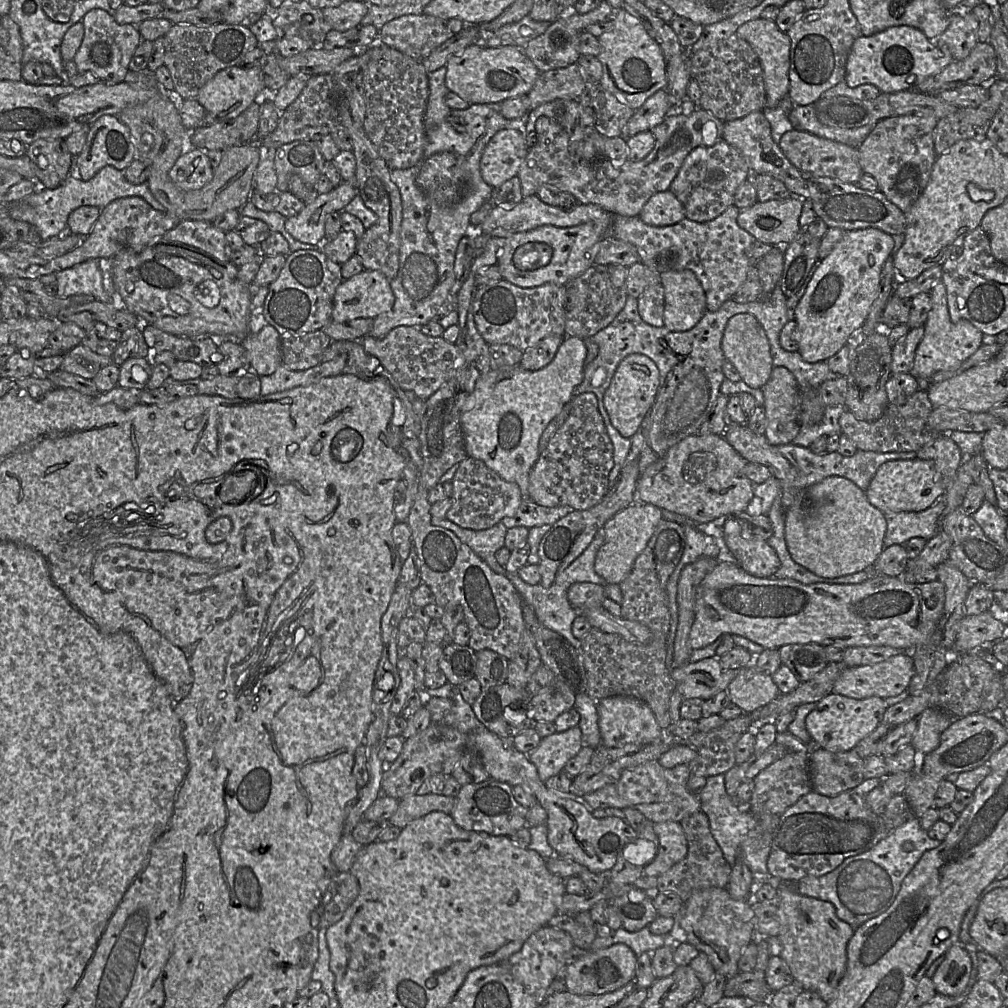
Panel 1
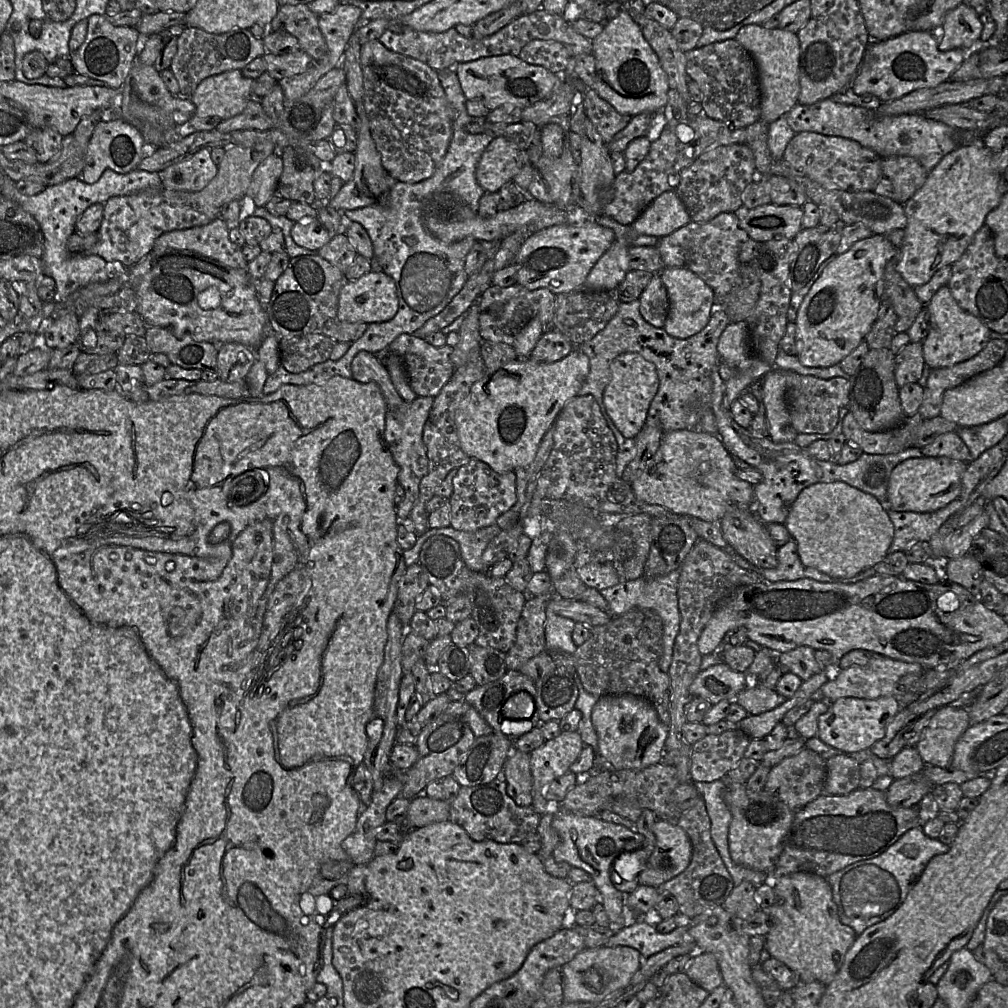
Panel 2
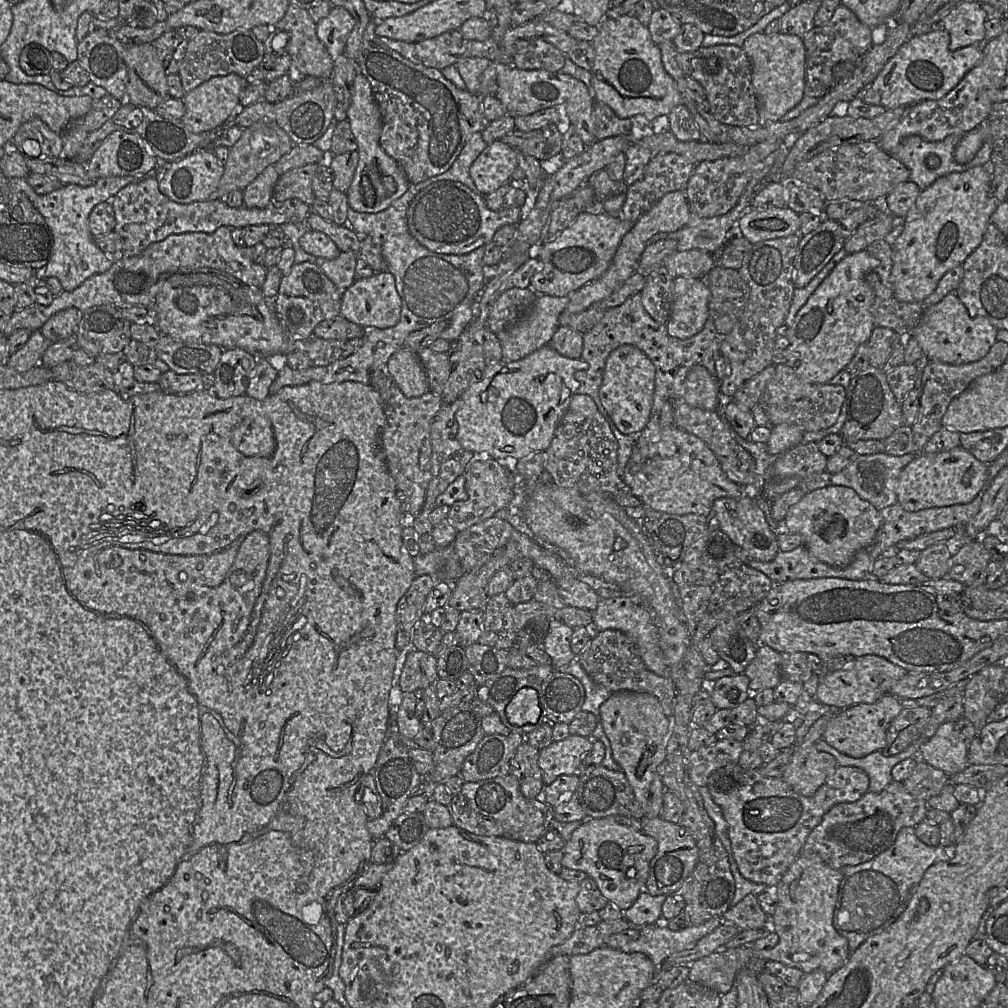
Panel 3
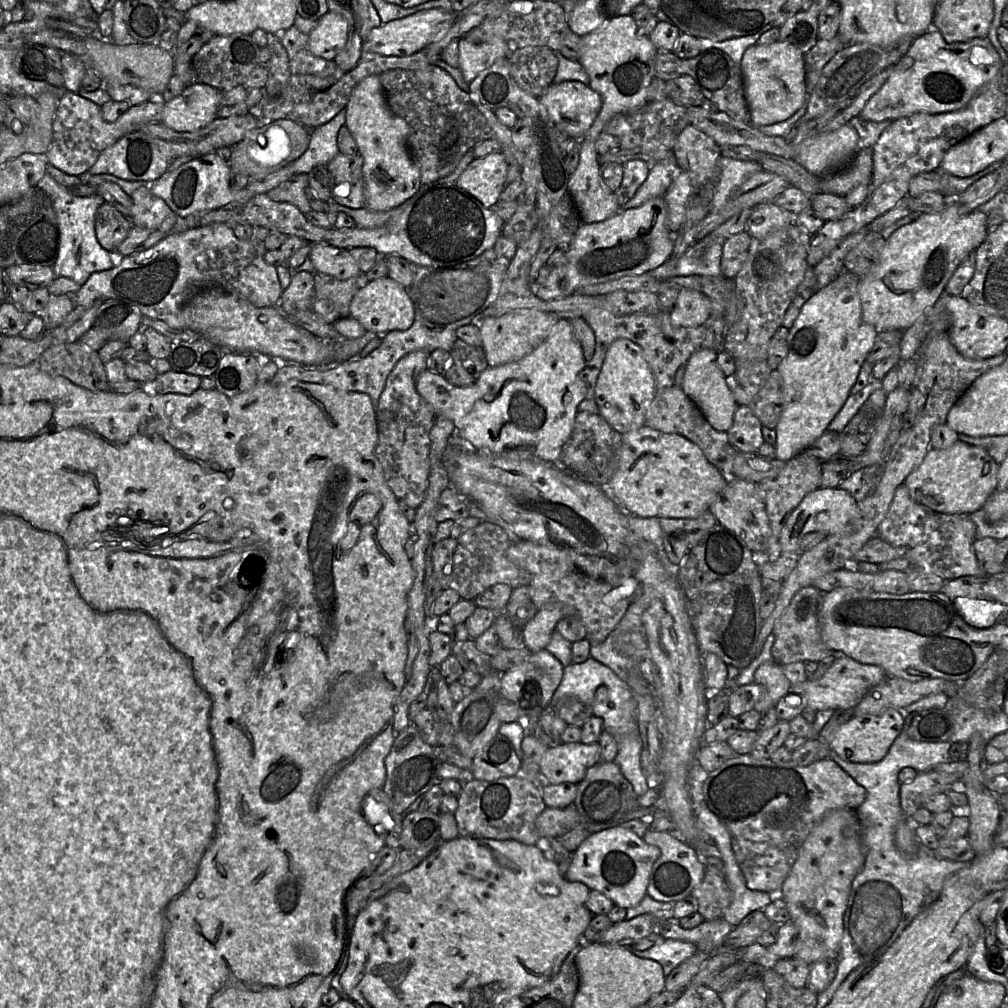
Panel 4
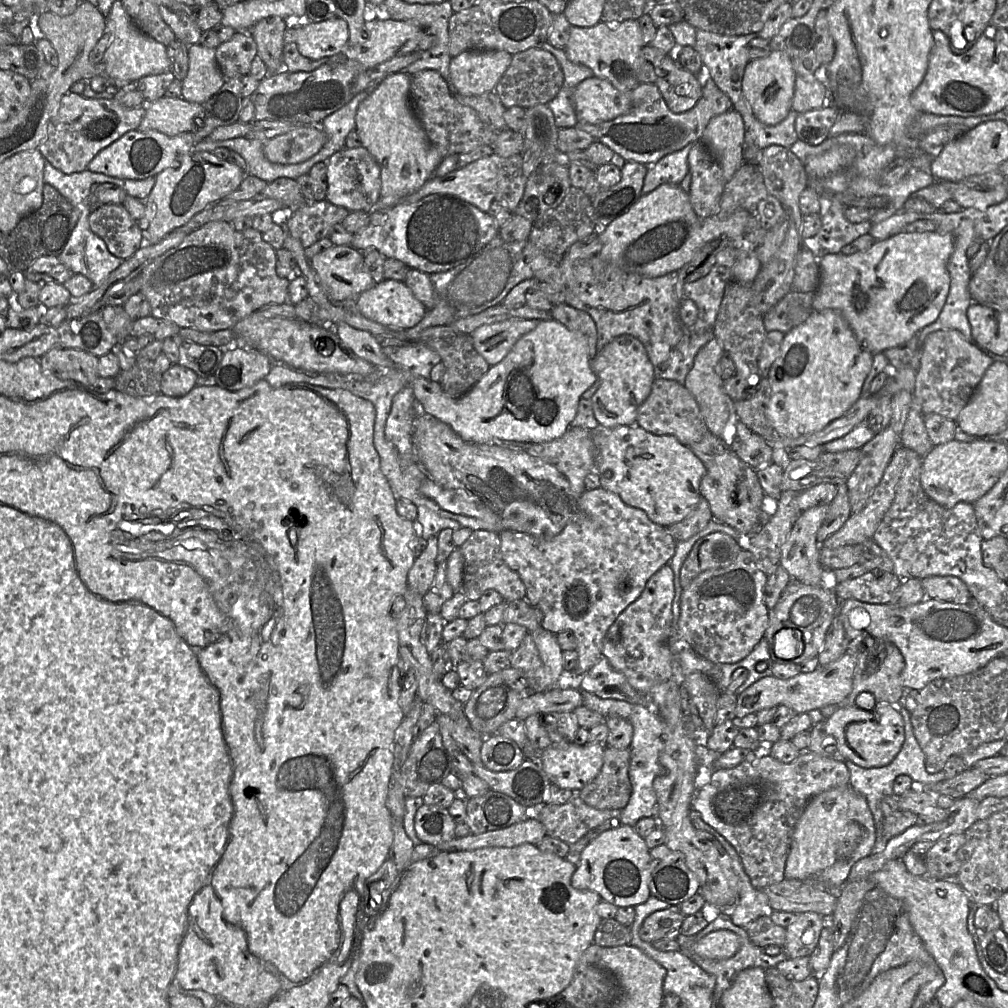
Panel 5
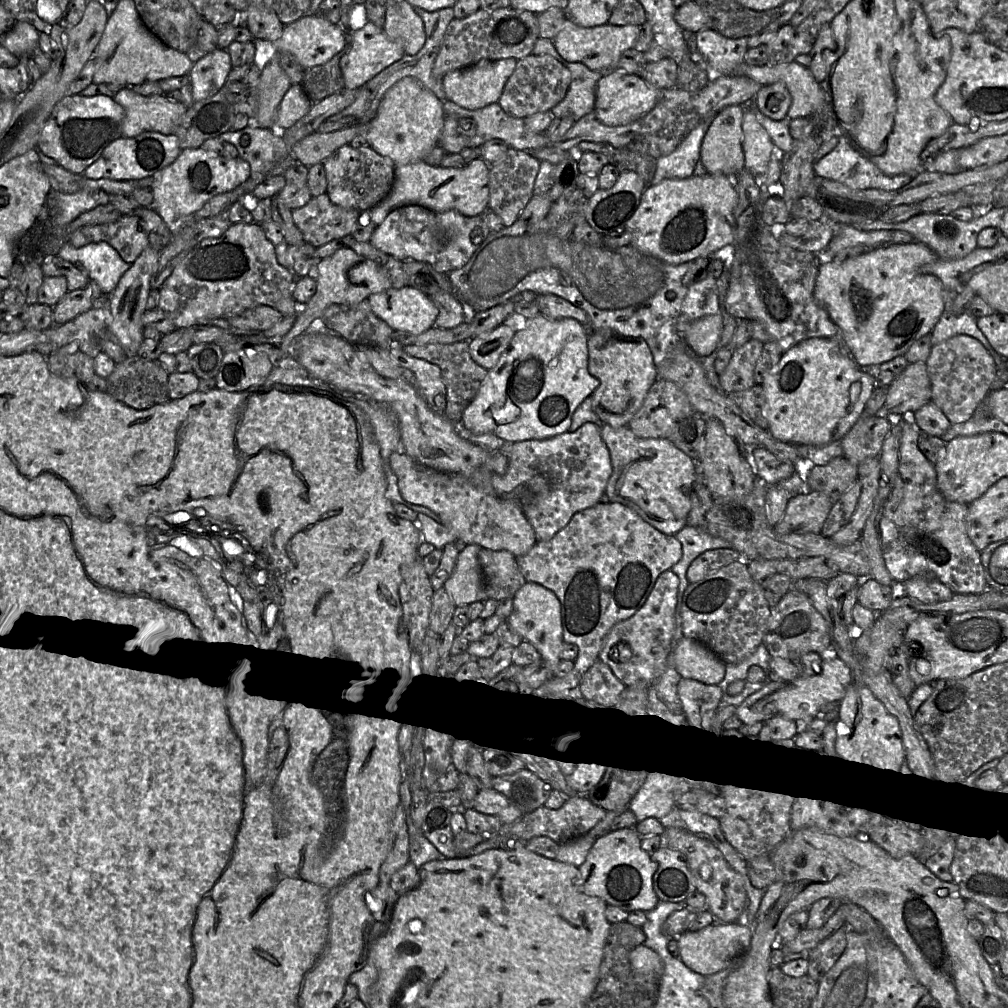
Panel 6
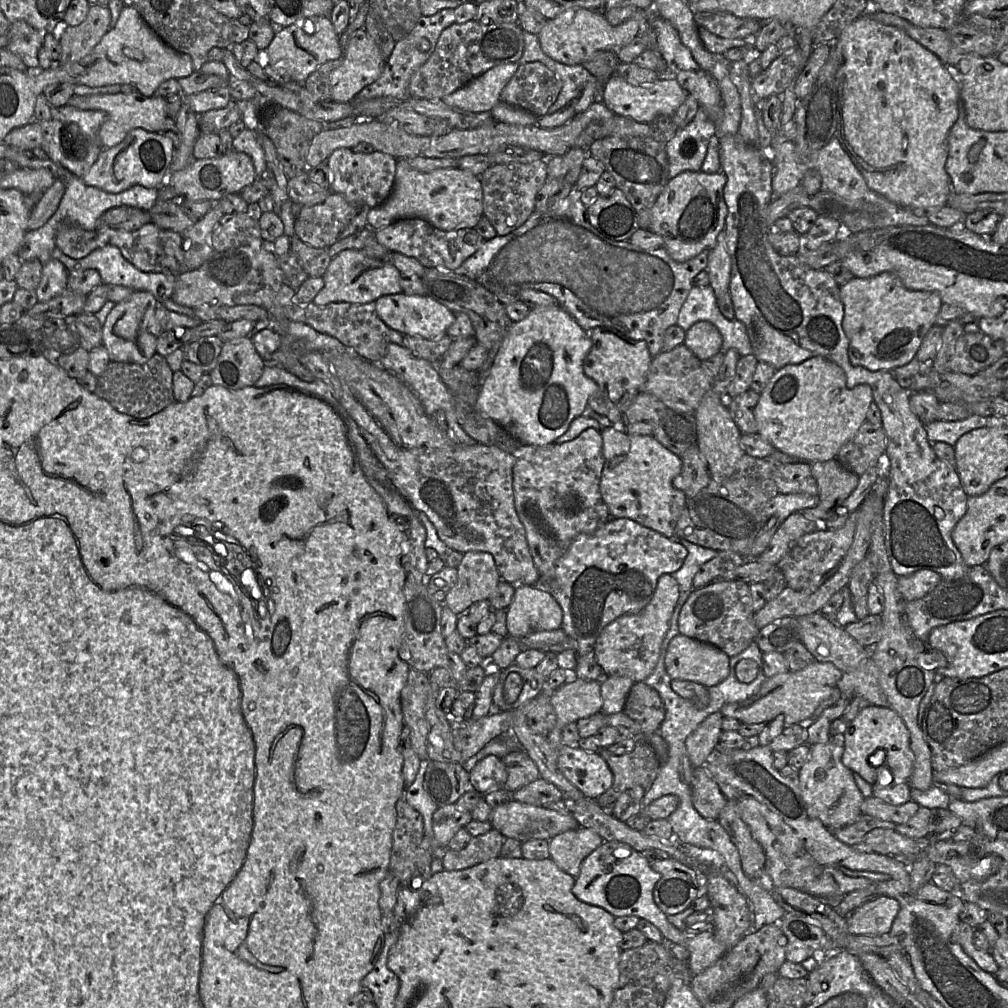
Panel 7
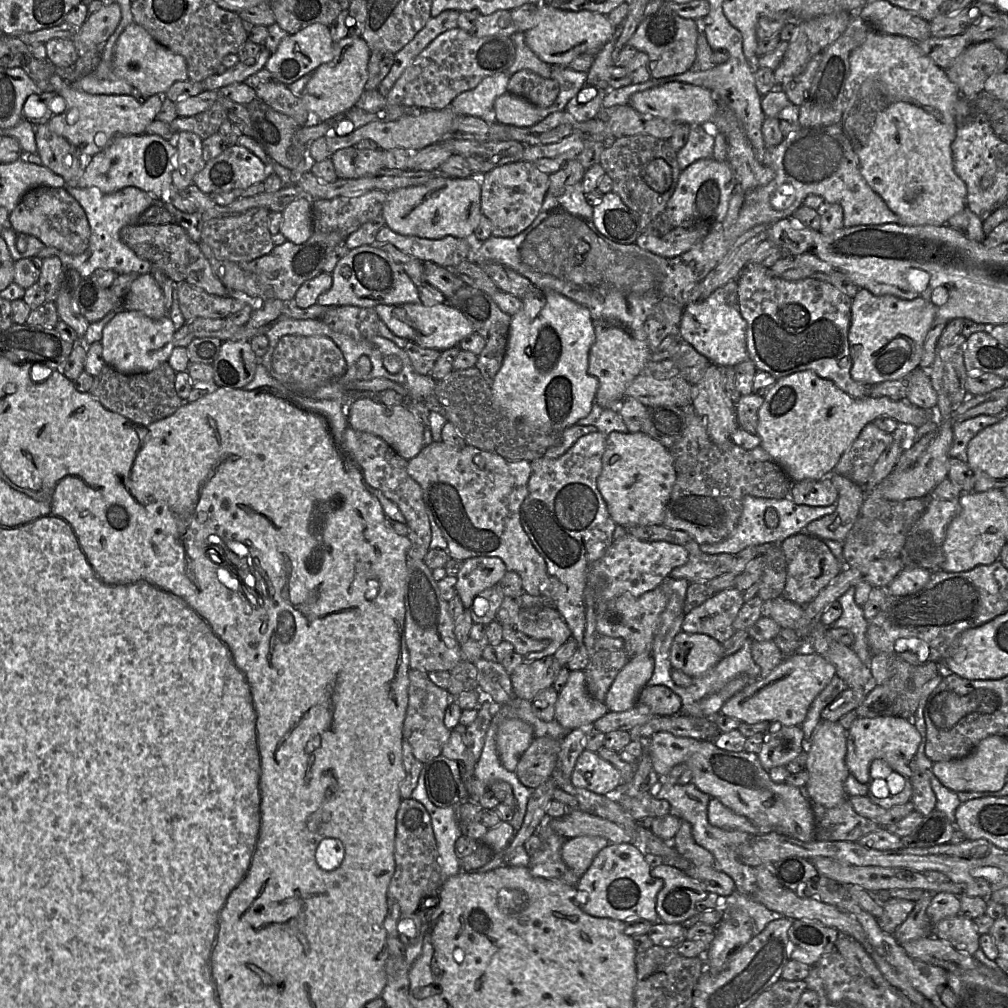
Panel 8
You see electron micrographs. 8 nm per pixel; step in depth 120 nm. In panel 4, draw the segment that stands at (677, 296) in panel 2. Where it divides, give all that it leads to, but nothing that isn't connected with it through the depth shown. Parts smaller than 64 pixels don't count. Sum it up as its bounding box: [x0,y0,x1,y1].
[670,288,711,327]

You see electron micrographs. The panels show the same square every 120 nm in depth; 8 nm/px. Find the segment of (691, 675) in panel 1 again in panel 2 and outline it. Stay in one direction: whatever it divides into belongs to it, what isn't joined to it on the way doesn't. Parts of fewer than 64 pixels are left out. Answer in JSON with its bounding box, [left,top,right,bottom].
[690,662,751,705]

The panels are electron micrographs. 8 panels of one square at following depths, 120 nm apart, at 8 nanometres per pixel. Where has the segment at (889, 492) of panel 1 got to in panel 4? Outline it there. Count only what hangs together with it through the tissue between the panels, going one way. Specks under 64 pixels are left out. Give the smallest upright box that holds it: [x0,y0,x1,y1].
[904,441,999,514]

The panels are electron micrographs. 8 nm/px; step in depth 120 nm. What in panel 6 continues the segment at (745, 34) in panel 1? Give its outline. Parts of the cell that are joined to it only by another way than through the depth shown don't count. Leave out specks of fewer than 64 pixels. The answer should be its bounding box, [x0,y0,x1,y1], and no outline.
[754,82,791,121]

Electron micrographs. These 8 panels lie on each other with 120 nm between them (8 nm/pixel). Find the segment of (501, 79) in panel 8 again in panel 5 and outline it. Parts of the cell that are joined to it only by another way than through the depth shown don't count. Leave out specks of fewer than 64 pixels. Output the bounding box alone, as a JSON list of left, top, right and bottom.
[450,50,512,95]

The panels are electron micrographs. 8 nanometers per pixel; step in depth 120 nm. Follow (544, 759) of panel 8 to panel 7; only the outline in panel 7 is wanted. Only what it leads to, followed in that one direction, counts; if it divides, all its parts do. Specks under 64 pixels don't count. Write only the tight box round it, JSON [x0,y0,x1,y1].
[501,750,540,792]

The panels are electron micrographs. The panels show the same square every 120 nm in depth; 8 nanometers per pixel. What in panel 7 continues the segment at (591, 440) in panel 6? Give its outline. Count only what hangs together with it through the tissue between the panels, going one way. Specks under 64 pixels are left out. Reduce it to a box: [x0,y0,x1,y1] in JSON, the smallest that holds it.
[511,428,612,579]

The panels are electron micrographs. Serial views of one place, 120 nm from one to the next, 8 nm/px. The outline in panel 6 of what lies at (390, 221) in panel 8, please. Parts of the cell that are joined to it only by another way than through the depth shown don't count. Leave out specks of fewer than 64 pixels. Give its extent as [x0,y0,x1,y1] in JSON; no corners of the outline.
[370,158,490,227]

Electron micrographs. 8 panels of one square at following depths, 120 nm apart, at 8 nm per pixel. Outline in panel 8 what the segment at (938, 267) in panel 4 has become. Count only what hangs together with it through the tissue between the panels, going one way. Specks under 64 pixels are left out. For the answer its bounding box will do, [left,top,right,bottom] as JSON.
[848,288,935,386]

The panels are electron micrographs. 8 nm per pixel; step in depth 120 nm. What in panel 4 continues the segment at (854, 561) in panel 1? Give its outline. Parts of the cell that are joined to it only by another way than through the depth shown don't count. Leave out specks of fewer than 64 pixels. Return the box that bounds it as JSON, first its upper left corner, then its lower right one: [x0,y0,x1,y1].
[780,488,860,555]

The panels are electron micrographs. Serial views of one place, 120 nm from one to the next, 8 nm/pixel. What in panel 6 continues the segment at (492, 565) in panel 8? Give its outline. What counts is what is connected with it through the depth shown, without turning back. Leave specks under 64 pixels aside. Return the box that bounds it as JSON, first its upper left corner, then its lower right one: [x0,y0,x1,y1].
[443,544,485,607]

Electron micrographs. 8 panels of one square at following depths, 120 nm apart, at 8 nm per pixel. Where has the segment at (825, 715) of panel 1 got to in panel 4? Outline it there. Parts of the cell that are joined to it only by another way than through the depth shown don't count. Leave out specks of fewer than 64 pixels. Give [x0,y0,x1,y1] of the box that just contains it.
[827,708,904,763]

